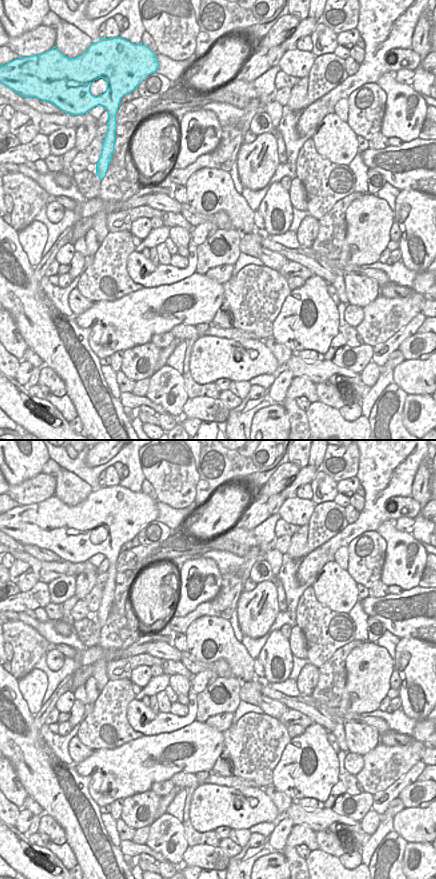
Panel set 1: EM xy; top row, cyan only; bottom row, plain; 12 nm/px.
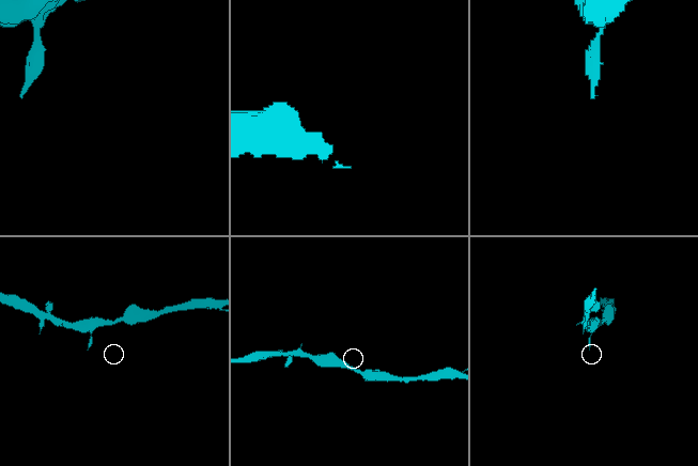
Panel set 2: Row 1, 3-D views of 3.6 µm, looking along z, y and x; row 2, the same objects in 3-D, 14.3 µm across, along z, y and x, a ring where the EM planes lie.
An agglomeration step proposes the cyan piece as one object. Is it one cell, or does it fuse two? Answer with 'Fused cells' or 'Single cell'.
Single cell.

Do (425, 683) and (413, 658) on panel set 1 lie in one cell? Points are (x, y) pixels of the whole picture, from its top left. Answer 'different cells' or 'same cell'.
same cell

